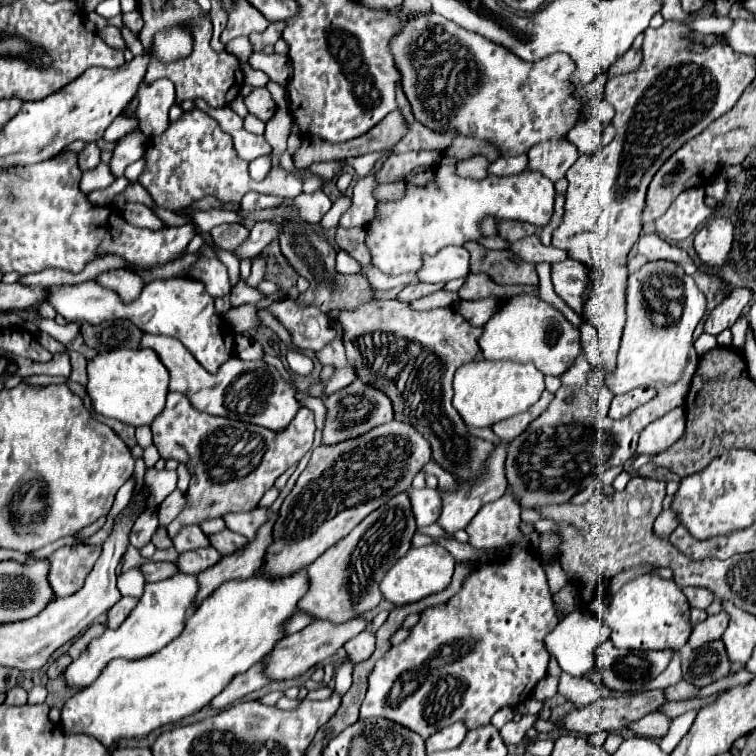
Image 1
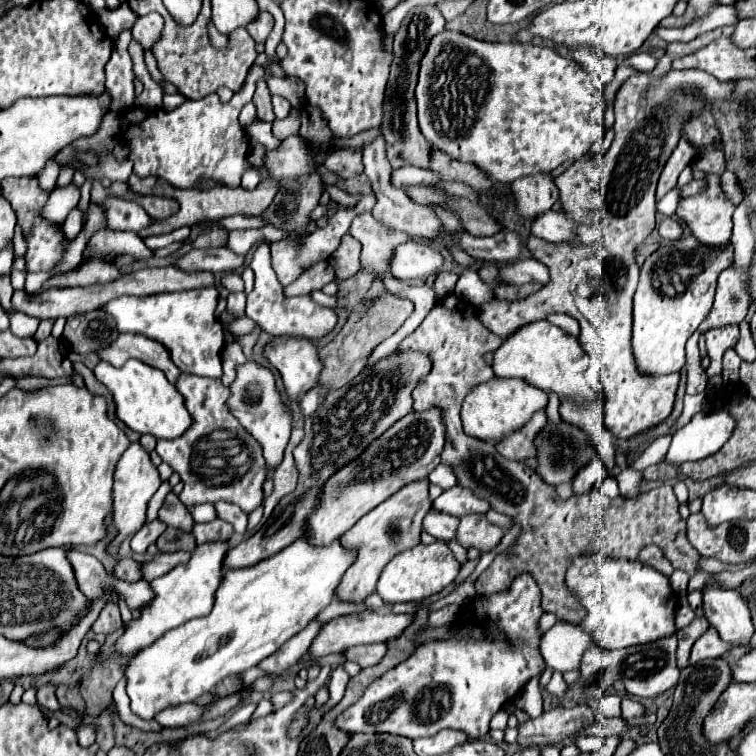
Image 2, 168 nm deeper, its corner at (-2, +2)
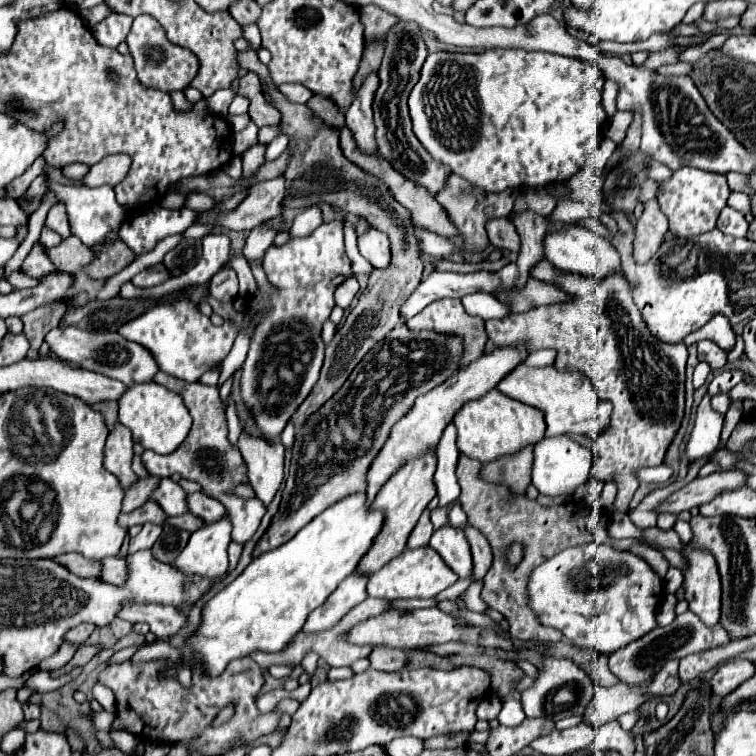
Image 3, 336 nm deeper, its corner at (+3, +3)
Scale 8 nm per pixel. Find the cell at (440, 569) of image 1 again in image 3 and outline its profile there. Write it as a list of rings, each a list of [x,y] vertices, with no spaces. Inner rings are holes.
[[[420,546],[416,550],[406,548],[400,556],[384,564],[378,572],[374,572],[368,578],[368,596],[382,598],[382,600],[394,600],[394,598],[434,598],[438,592],[446,590],[458,580],[458,576],[452,572],[450,566],[444,564],[444,560],[434,552],[430,546]]]

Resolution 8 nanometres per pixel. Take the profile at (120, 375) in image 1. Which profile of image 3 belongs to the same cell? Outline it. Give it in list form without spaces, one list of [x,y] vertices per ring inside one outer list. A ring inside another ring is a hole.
[[[154,382],[132,384],[122,394],[122,400],[118,400],[118,406],[120,406],[120,422],[132,430],[134,440],[140,442],[146,450],[154,450],[158,454],[174,452],[174,448],[178,448],[184,442],[192,426],[190,414],[186,412],[180,394],[168,392],[168,388],[162,388],[160,384]]]

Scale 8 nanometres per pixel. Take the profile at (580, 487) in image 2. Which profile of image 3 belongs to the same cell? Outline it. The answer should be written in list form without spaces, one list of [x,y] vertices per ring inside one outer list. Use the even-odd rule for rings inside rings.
[[[544,436],[534,448],[534,468],[532,484],[540,494],[546,496],[574,496],[574,488],[584,484],[590,478],[592,452],[566,436]]]

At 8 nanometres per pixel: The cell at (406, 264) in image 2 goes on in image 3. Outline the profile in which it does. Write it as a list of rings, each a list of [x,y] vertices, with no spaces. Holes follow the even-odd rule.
[[[370,230],[358,238],[360,254],[374,264],[374,268],[386,268],[390,264],[390,240],[384,232]]]

